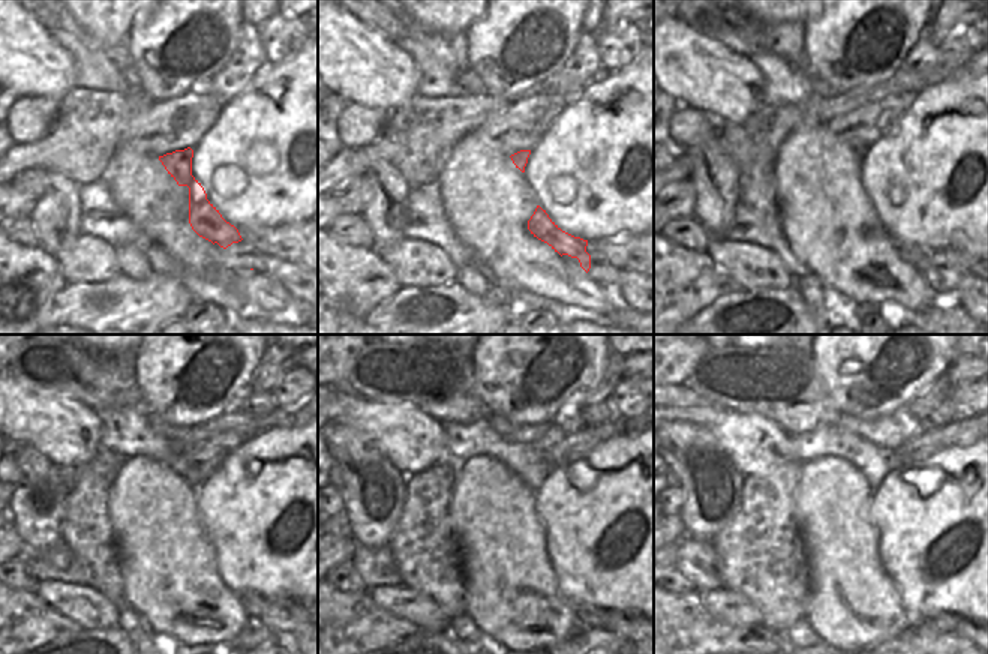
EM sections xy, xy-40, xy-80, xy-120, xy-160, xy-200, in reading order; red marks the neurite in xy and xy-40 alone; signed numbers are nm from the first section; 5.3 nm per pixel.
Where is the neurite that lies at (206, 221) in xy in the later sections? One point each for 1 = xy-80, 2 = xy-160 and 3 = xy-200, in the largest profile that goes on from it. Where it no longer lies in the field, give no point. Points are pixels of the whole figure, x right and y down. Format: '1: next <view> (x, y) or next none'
1: next xy-80 (919, 258)
2: next xy-160 (588, 615)
3: next xy-200 (945, 623)

